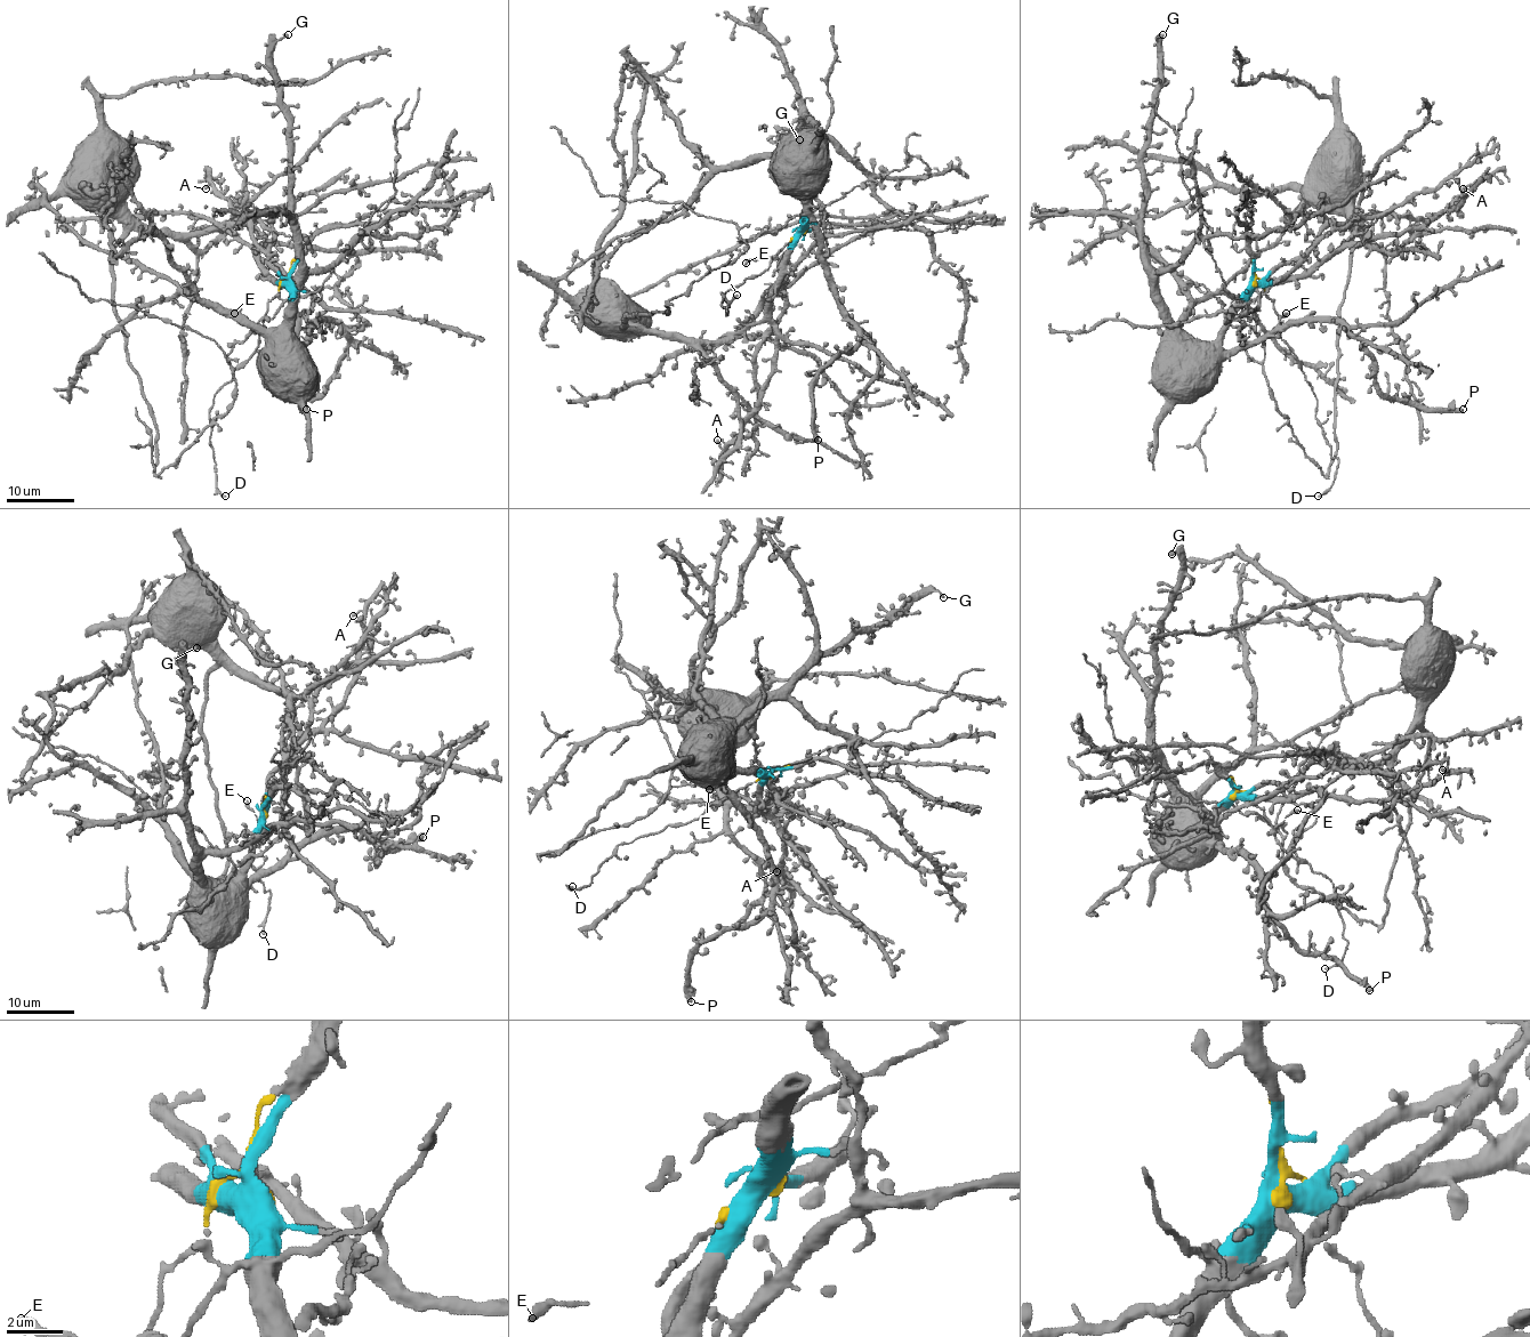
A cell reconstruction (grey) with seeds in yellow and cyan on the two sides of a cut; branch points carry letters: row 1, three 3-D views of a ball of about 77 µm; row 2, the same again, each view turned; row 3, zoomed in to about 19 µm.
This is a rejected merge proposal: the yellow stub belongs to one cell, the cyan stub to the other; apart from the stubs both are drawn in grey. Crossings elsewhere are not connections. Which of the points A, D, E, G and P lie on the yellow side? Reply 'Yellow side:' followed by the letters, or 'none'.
Yellow side: D, E

